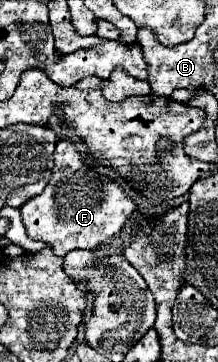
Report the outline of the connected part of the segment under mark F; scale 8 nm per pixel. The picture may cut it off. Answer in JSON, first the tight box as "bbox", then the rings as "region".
{"bbox":[20,141,136,257],"region":[[[58,141],[54,151],[54,171],[46,189],[20,207],[30,239],[52,245],[54,255],[64,257],[74,249],[94,249],[114,237],[132,215],[136,203],[126,197],[116,181],[102,179],[88,167],[72,141]]]}

